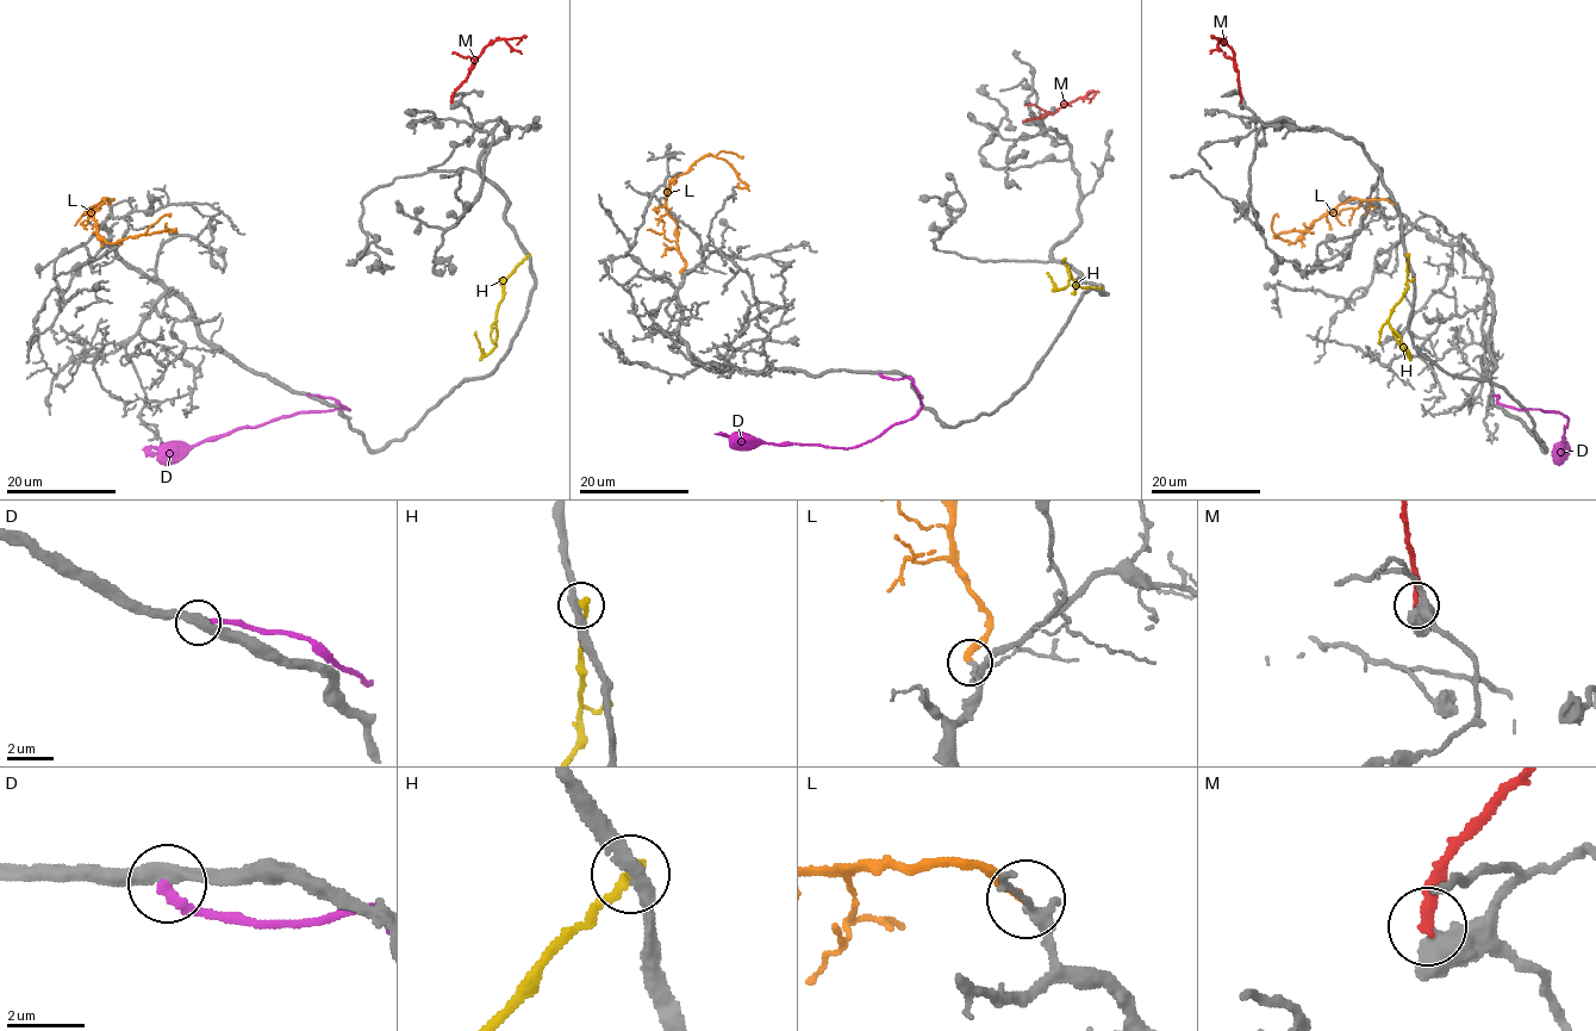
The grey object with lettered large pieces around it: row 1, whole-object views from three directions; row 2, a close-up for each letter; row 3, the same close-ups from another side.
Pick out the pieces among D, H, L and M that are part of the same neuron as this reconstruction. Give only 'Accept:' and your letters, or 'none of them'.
Accept: L

